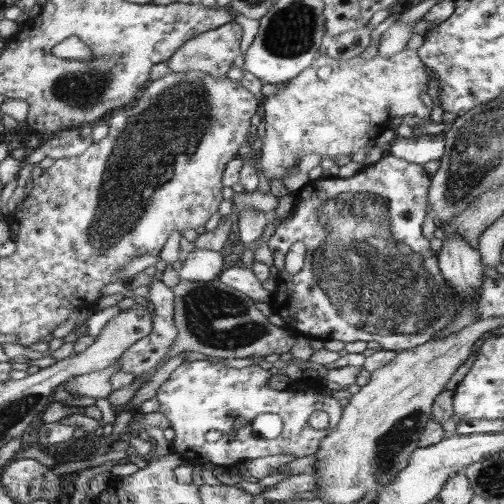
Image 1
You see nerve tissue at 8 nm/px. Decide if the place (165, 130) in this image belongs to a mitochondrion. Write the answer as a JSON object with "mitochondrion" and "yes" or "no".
{"mitochondrion":"yes"}

